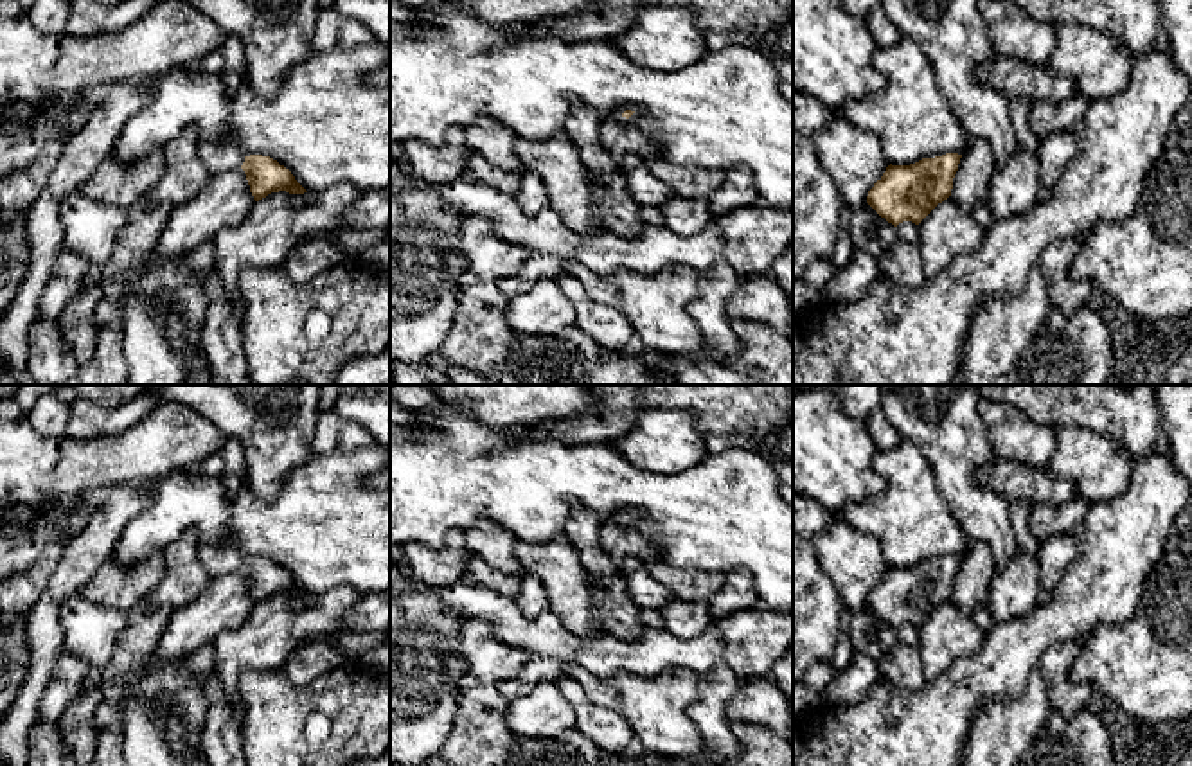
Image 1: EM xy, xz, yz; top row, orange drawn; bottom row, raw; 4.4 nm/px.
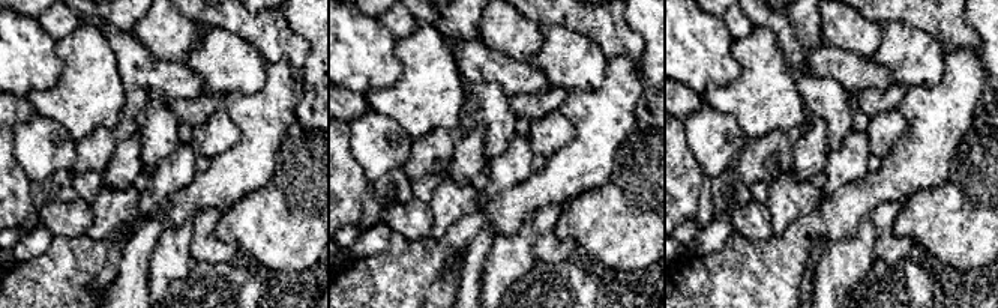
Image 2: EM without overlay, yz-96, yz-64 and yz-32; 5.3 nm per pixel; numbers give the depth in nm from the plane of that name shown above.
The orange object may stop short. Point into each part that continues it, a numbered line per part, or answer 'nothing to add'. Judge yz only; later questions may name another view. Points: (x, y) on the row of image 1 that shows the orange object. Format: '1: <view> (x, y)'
nothing to add

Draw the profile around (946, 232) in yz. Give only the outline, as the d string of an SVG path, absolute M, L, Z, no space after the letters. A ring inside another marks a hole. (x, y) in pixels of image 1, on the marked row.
M947 198L917 225L917 232L924 275L931 281L955 257L974 252L987 228Z

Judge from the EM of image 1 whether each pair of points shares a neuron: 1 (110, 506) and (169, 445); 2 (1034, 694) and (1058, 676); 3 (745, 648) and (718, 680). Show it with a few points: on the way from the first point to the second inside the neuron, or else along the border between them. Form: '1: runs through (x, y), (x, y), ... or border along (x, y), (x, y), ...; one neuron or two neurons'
1: border along (141, 486), (110, 486), (94, 495); two neurons
2: border along (1036, 666), (1045, 682), (1047, 702), (1054, 711); two neurons
3: border along (698, 673), (725, 664), (741, 680); two neurons

